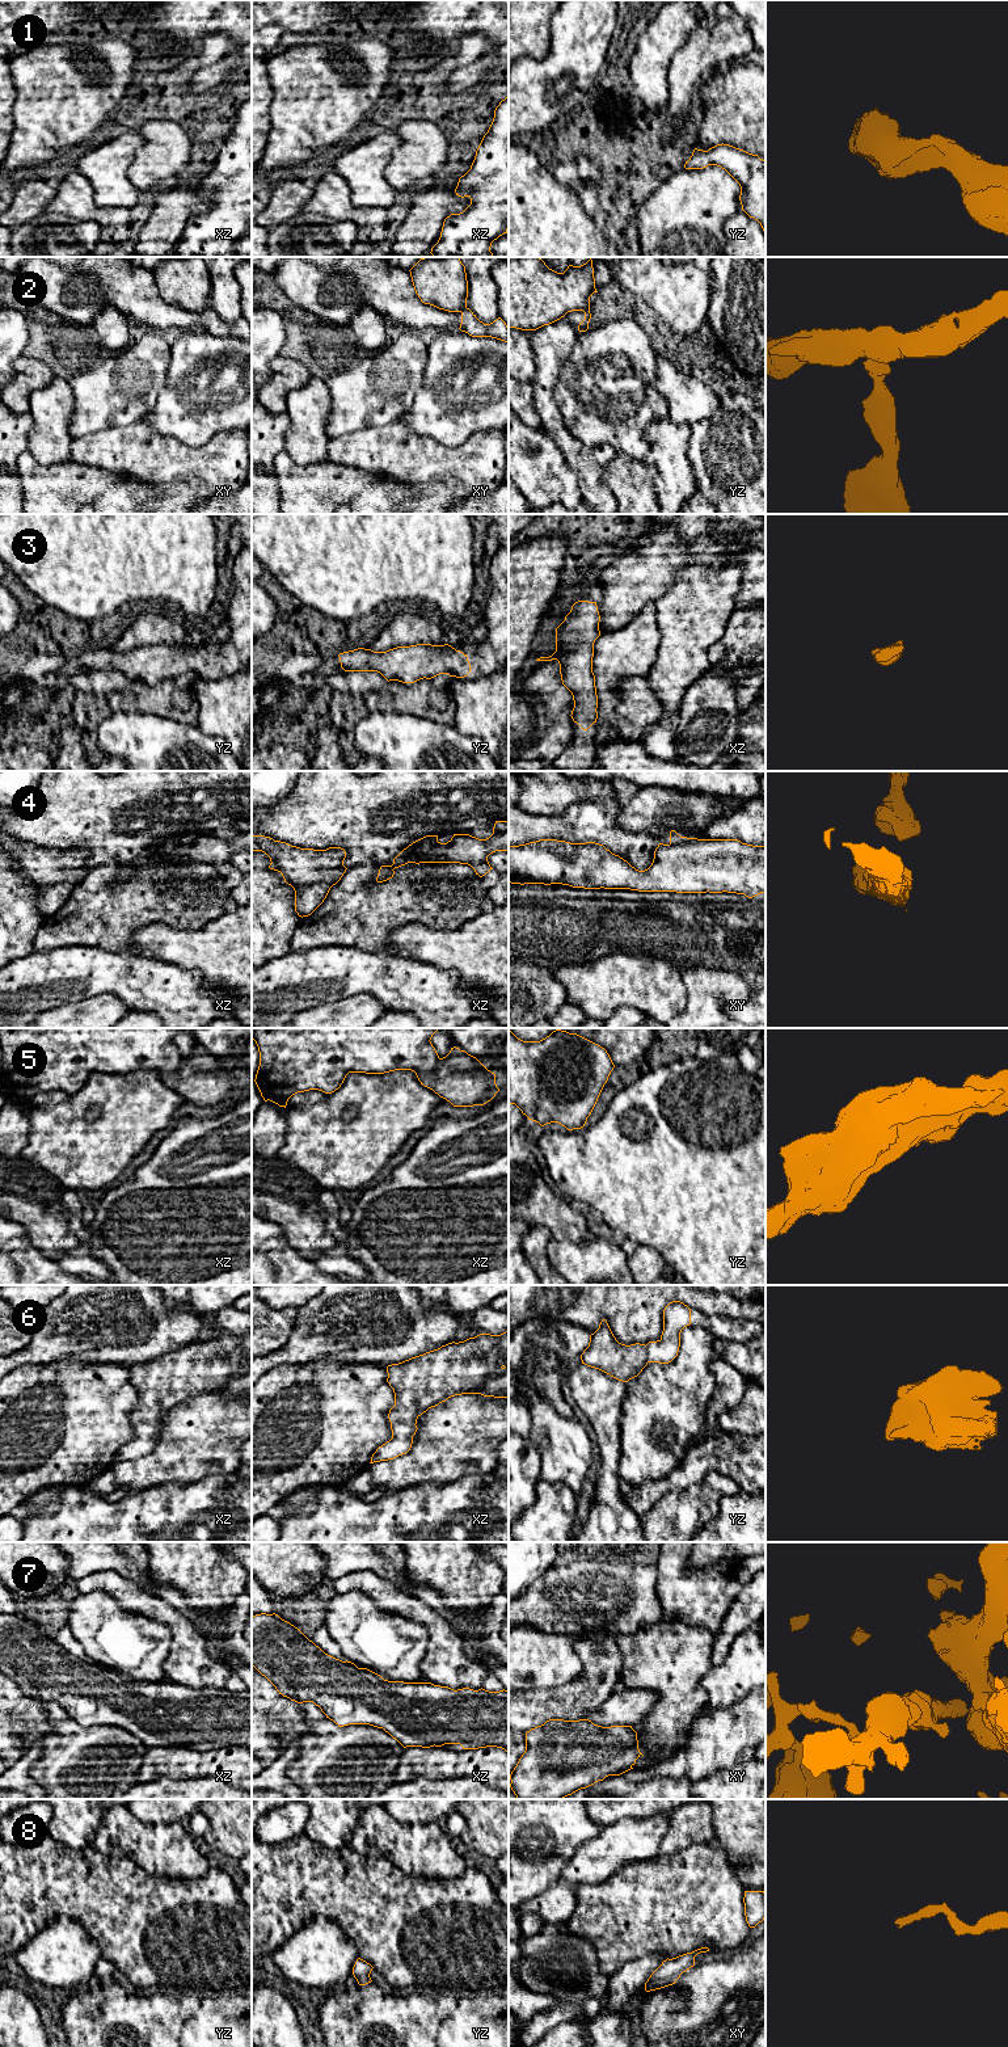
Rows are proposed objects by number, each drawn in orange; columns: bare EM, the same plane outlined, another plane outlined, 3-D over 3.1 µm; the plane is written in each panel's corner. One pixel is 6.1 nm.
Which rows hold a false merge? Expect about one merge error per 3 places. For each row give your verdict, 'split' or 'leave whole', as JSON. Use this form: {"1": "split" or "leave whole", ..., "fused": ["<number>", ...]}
{"1": "leave whole", "2": "split", "3": "leave whole", "4": "split", "5": "leave whole", "6": "leave whole", "7": "leave whole", "8": "leave whole", "fused": ["2", "4"]}

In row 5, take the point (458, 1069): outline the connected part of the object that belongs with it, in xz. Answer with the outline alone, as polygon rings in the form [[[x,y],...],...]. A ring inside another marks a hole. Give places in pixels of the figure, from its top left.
[[[252,1028],[252,1039],[260,1052],[256,1084],[265,1102],[279,1107],[288,1099],[309,1090],[332,1094],[341,1087],[349,1073],[384,1074],[412,1070],[425,1087],[454,1107],[484,1105],[499,1088],[495,1074],[476,1057],[459,1048],[440,1058],[431,1044],[439,1028]]]

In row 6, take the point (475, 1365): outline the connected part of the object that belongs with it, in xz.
[[[509,1331],[501,1335],[480,1334],[459,1343],[448,1343],[438,1349],[387,1366],[387,1382],[395,1393],[395,1406],[389,1410],[392,1439],[379,1446],[371,1462],[393,1460],[406,1454],[417,1432],[417,1419],[429,1408],[461,1394],[509,1397]]]

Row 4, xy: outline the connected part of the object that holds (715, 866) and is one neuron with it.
[[[540,839],[509,846],[509,883],[562,884],[585,889],[630,889],[638,892],[737,893],[752,898],[766,893],[766,846],[738,839],[700,839],[689,845],[662,845],[654,851],[651,865],[638,871],[603,845]]]

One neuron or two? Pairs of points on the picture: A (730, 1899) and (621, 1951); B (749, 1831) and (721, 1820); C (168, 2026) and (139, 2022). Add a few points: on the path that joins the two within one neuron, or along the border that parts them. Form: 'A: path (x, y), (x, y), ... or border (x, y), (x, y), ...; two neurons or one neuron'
A: path (703, 1900), (669, 1904), (649, 1924); one neuron
B: path (742, 1824), (738, 1820), (728, 1820); one neuron
C: path (161, 2026), (146, 2026); one neuron

